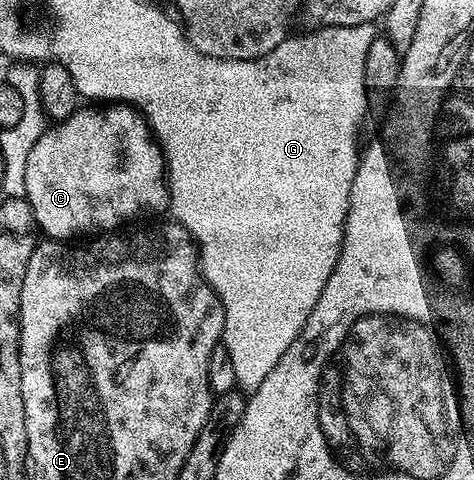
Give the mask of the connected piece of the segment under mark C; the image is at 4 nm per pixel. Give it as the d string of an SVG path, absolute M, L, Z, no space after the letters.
M104 103L99 107L92 107L96 109L87 109L87 107L81 107L77 109L74 115L70 115L65 121L55 122L51 127L45 128L44 134L38 139L38 143L34 143L34 148L30 151L30 160L26 163L26 191L24 197L30 203L30 207L34 211L34 219L36 220L37 230L45 238L58 236L59 238L67 238L72 234L72 230L76 229L97 229L97 227L111 227L116 225L116 221L124 221L124 217L132 217L132 213L144 213L144 209L160 209L160 205L170 205L170 194L168 192L168 179L167 177L160 181L160 174L166 171L164 164L164 153L160 150L160 142L156 140L152 129L148 126L148 121L144 117L144 114L139 109L127 104L127 103Z

